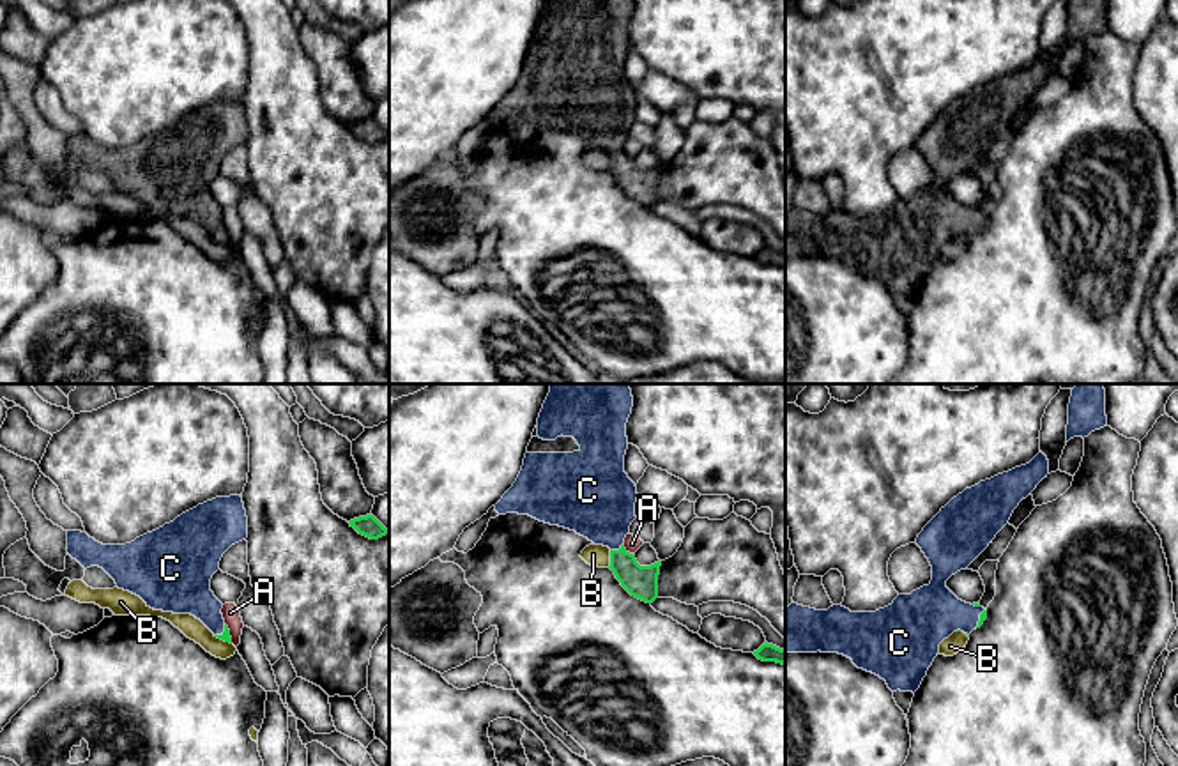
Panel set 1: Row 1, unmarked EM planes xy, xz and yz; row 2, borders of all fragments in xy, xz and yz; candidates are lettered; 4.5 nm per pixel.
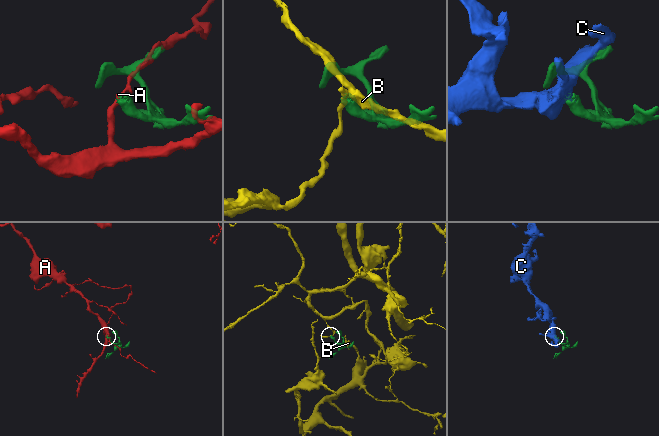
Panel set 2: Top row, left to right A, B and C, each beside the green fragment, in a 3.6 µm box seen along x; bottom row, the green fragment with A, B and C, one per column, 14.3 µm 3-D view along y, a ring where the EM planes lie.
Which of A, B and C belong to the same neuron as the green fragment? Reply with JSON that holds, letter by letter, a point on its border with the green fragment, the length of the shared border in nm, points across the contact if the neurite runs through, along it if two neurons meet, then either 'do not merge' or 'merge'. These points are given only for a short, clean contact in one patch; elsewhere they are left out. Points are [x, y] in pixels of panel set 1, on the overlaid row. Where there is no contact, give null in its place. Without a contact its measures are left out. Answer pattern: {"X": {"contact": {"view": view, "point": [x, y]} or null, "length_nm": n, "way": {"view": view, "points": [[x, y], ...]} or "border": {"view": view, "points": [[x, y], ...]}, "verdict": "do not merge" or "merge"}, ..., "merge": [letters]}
{"A": {"contact": {"view": "xz", "point": [625, 549]}, "length_nm": 70, "verdict": "do not merge"}, "B": {"contact": {"view": "xz", "point": [611, 559]}, "length_nm": 80, "border": {"view": "xz", "points": [[611, 551], [611, 563], [607, 566]]}, "verdict": "do not merge"}, "C": {"contact": {"view": "xz", "point": [616, 551]}, "length_nm": 70, "way": {"view": "xz", "points": [[639, 581], [616, 551], [614, 538], [596, 499]]}, "verdict": "merge"}, "merge": ["C"]}

